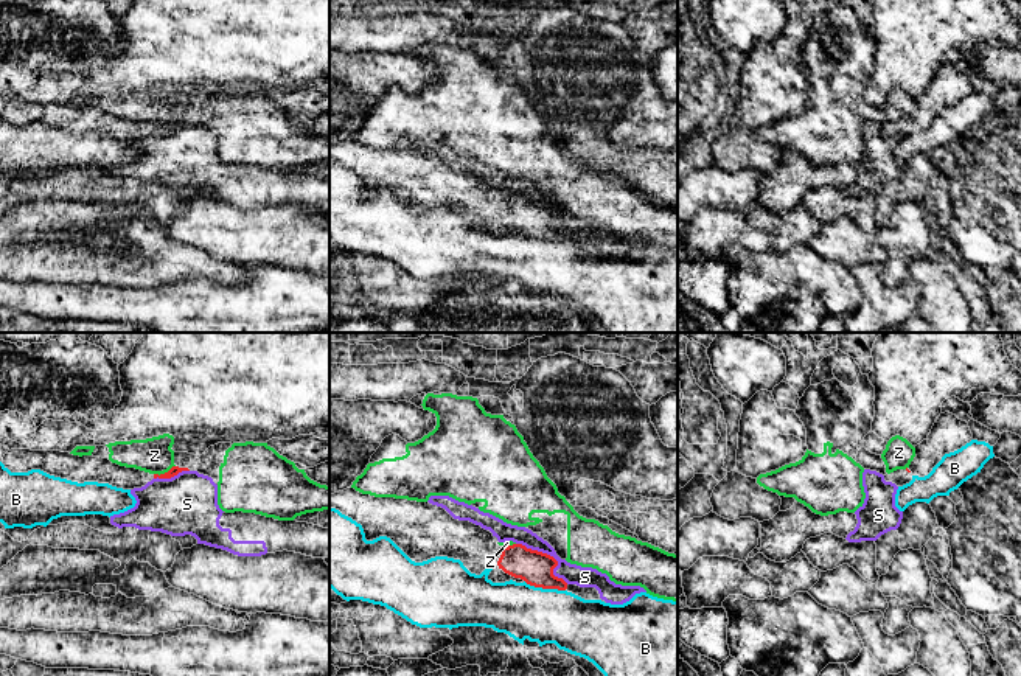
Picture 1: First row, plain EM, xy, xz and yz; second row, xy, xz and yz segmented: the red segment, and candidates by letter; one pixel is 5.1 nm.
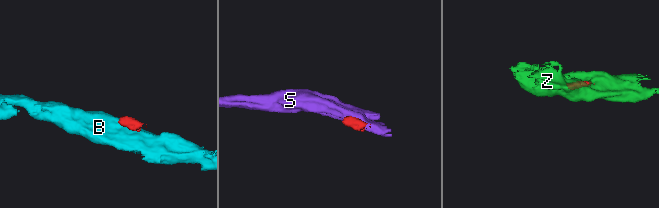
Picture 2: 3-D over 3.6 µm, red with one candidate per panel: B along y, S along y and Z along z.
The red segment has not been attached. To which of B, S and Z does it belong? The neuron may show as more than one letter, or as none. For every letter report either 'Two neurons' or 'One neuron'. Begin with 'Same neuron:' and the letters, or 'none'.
Same neuron: none
B: Two neurons
S: Two neurons
Z: Two neurons

